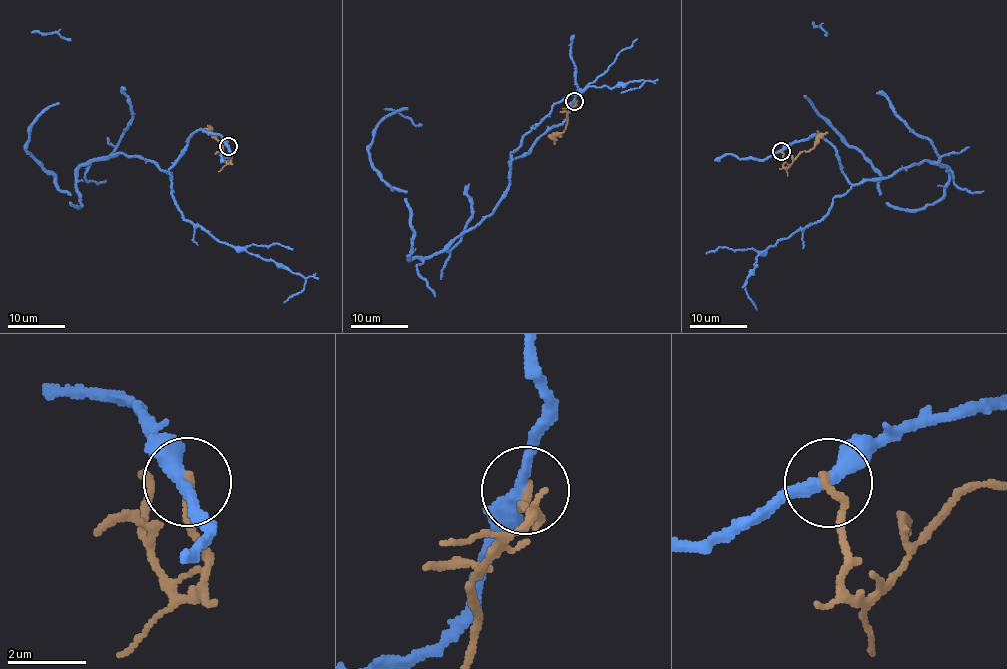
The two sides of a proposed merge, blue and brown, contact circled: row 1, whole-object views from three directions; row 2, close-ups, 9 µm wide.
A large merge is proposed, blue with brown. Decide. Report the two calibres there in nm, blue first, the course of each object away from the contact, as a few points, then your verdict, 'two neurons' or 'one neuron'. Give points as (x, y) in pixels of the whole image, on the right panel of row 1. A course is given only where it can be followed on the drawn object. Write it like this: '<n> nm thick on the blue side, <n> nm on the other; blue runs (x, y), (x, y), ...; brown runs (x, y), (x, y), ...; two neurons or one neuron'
340 nm thick on the blue side, 200 nm on the other; blue runs (781, 150), (819, 135), (853, 184), (934, 161), (945, 194), (880, 193), (806, 96), (814, 24); brown runs (781, 150), (789, 166), (802, 151), (809, 151), (827, 132); two neurons

